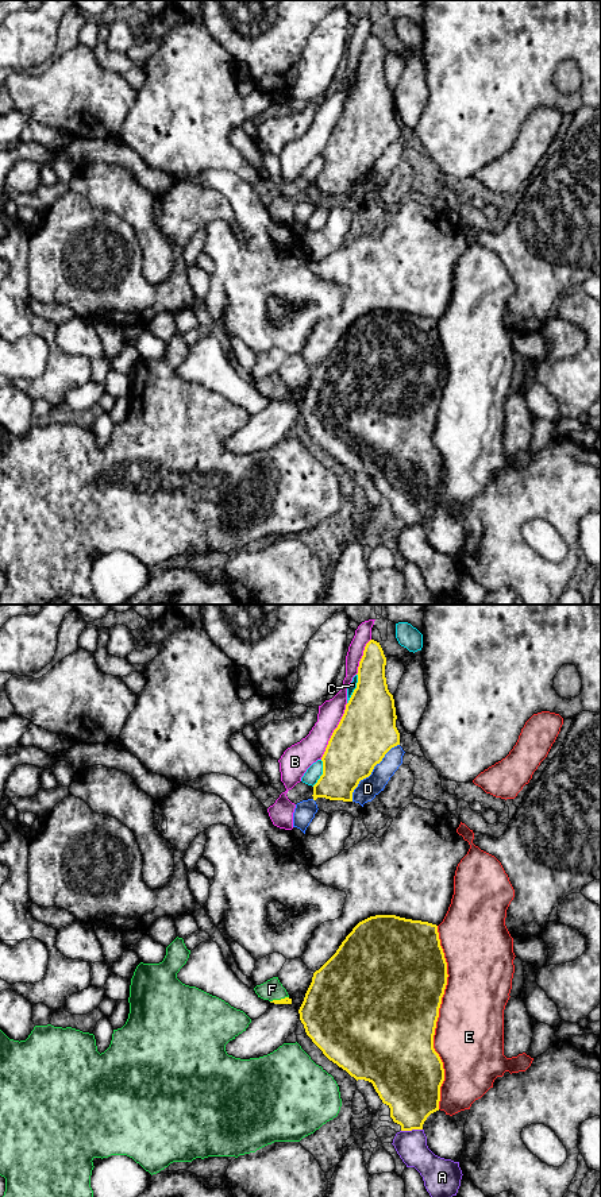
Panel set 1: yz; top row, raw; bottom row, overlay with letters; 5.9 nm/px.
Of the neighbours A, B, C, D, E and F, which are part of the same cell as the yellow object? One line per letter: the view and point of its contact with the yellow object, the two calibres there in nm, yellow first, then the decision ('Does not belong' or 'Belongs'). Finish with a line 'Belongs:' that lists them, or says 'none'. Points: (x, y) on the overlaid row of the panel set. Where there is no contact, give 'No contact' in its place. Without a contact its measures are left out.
A: Touches yellow at yz (411, 1130). Thickness 340 nm (yellow) against 180 nm. Does not belong
B: Touches yellow at yz (334, 732). Thickness 340 nm (yellow) against 160 nm. Does not belong
C: Touches yellow at yz (355, 688). Thickness 340 nm (yellow) against 50 nm. Does not belong
D: Touches yellow at yz (372, 771). Thickness 340 nm (yellow) against 120 nm. Does not belong
E: Touches yellow at yz (438, 1016). Thickness 500 nm (yellow) against 420 nm. Does not belong
F: Touches yellow at yz (278, 1000). Thickness 50 nm (yellow) against 120 nm. Belongs
Belongs: F

